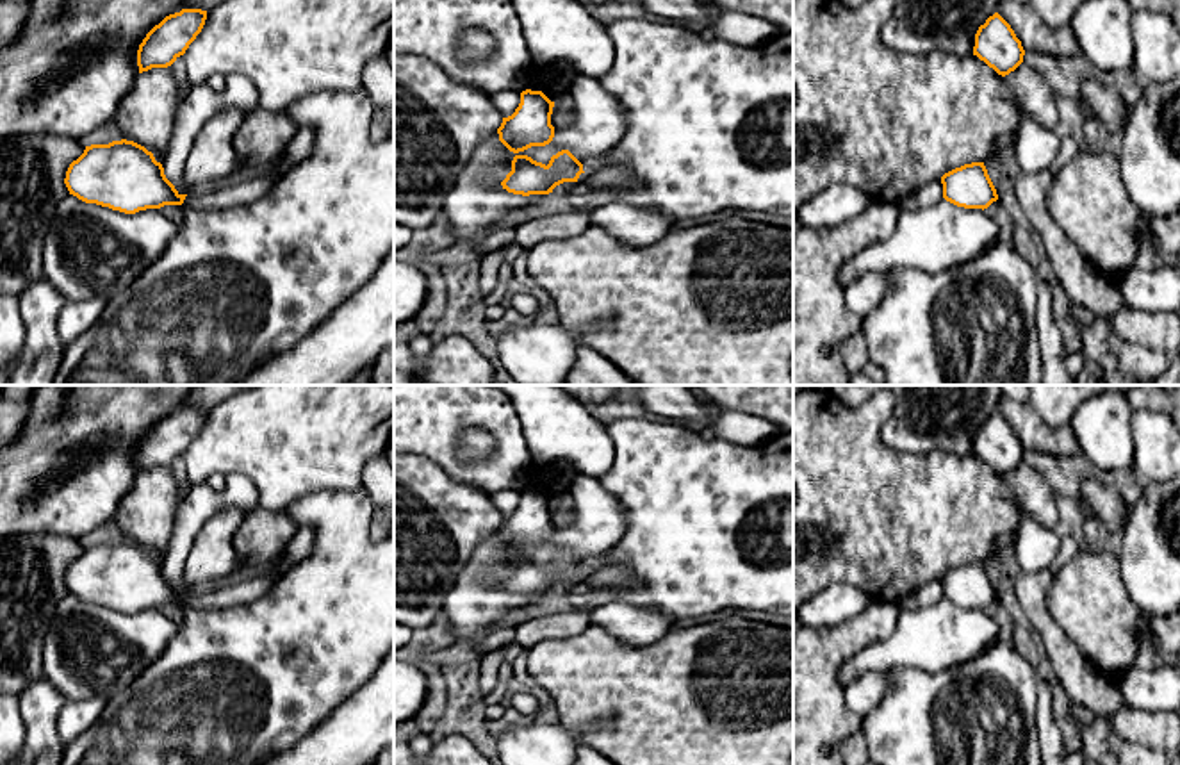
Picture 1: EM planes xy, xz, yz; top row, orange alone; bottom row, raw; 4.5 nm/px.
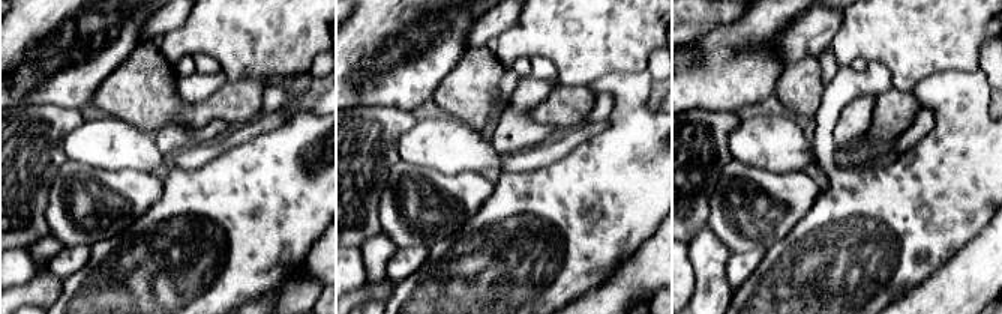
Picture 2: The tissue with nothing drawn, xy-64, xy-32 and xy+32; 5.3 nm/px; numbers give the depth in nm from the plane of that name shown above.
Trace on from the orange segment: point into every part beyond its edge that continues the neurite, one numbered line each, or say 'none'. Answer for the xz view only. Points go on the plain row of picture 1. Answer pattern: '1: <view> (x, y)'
1: xz (615, 576)

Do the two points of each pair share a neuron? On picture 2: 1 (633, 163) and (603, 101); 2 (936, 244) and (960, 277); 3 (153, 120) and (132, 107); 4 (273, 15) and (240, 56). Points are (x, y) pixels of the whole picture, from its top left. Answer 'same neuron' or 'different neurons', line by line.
1: different neurons
2: different neurons
3: same neuron
4: same neuron

